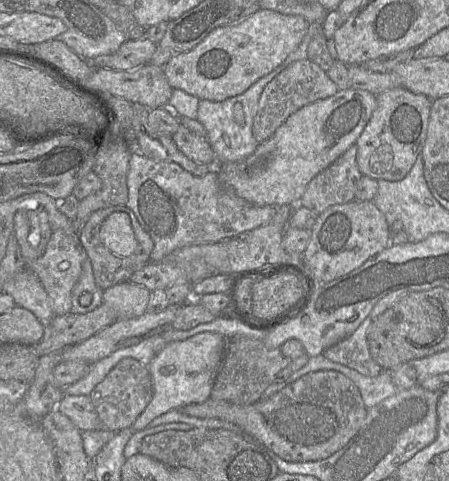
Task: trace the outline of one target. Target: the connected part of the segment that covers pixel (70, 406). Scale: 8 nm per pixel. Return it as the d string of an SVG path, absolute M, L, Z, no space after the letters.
M63 394L56 409L67 416L80 431L102 429L99 416L87 395Z

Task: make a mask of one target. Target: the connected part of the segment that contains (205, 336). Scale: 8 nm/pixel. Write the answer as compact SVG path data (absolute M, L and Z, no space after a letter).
M203 332L165 345L147 366L153 384L153 396L136 419L132 427L134 431L145 429L154 418L170 410L208 400L223 359L225 342L226 338L219 333Z

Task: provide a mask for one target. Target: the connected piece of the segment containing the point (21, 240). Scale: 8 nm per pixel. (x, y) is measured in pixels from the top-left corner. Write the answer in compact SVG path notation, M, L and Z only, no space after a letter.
M40 204L37 207L20 209L13 218L14 235L27 268L43 254L52 234L48 214Z

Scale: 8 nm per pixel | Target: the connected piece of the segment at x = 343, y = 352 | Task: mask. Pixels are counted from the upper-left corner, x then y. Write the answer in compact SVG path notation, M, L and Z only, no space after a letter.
M367 317L352 335L326 349L322 355L364 376L378 376L383 369L372 358L367 340L367 331L372 321L370 317Z

